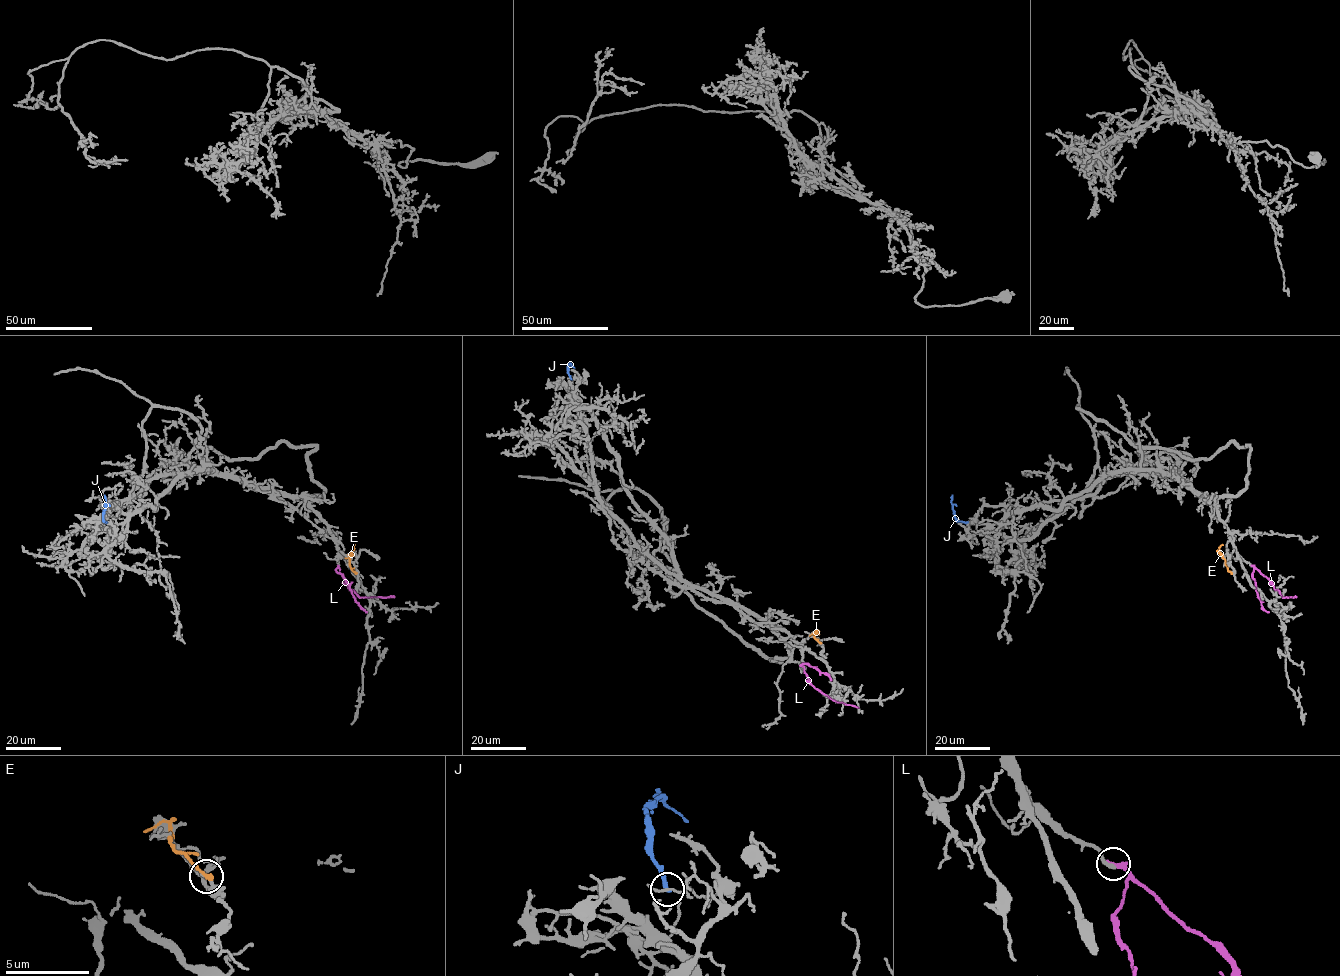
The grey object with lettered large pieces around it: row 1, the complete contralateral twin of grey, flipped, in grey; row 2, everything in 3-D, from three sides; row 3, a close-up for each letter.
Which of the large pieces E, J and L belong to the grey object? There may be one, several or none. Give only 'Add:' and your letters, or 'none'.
Add: none

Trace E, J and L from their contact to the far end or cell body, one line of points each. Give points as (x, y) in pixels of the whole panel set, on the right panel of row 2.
E: (1231, 572), (1219, 552), (1223, 545)
J: (967, 522), (955, 517), (952, 495)
L: (1251, 565), (1269, 579), (1282, 597), (1296, 597)

